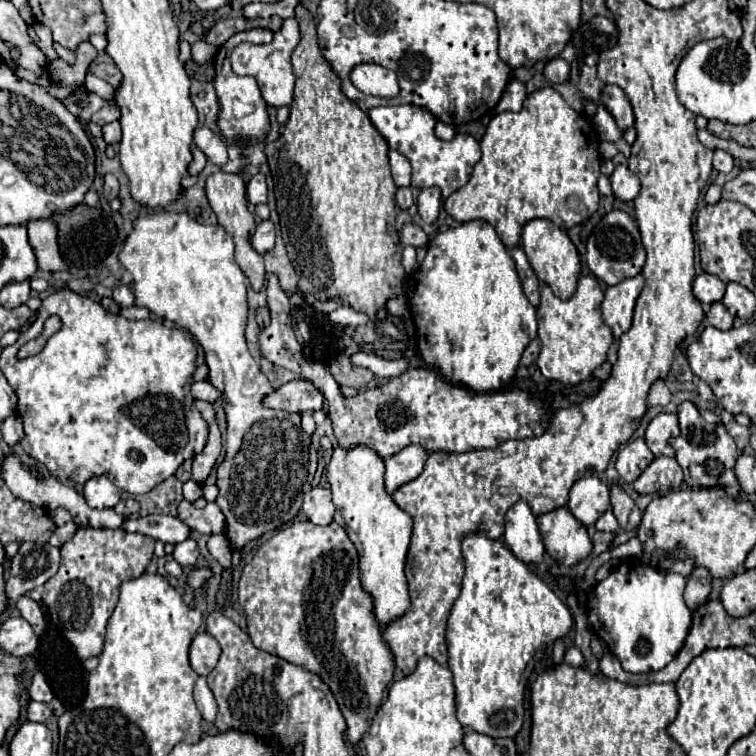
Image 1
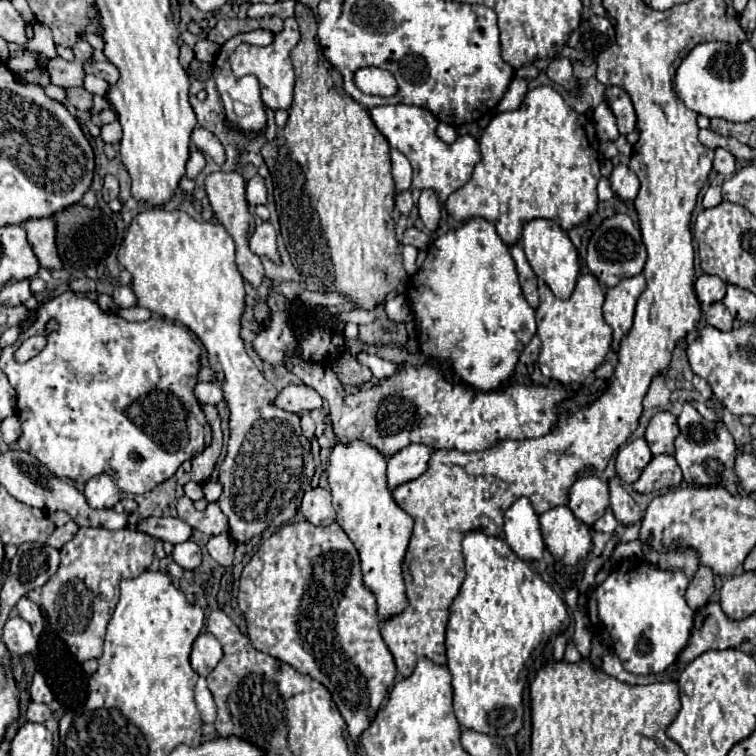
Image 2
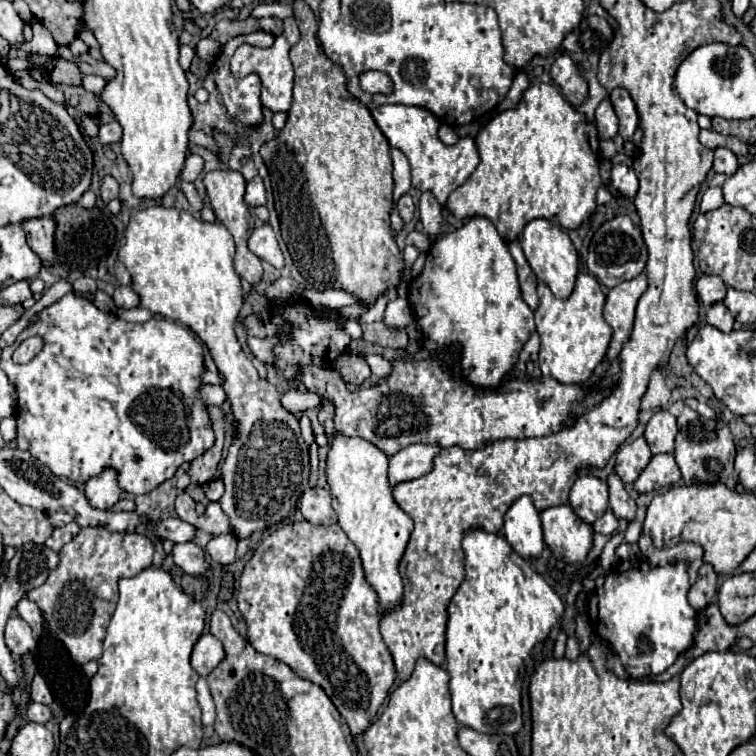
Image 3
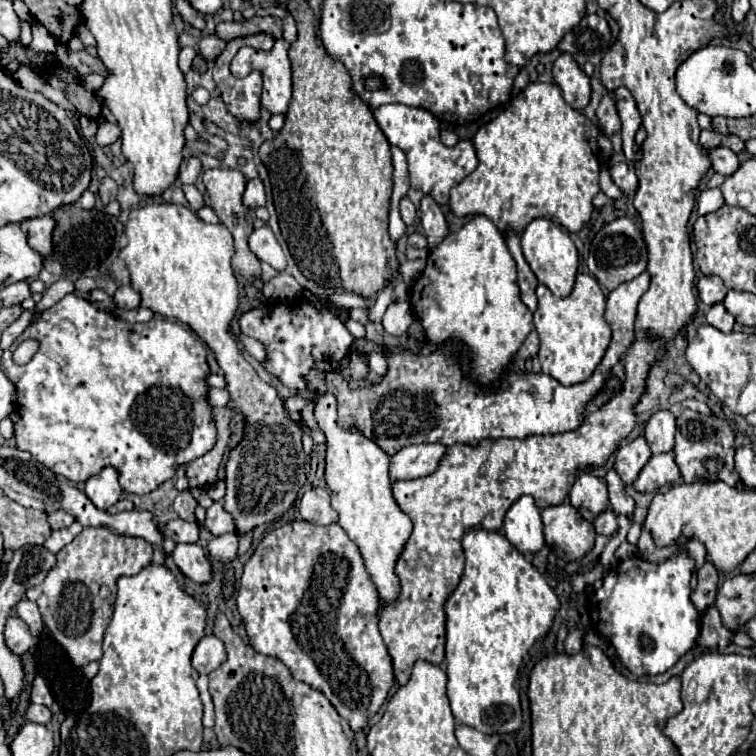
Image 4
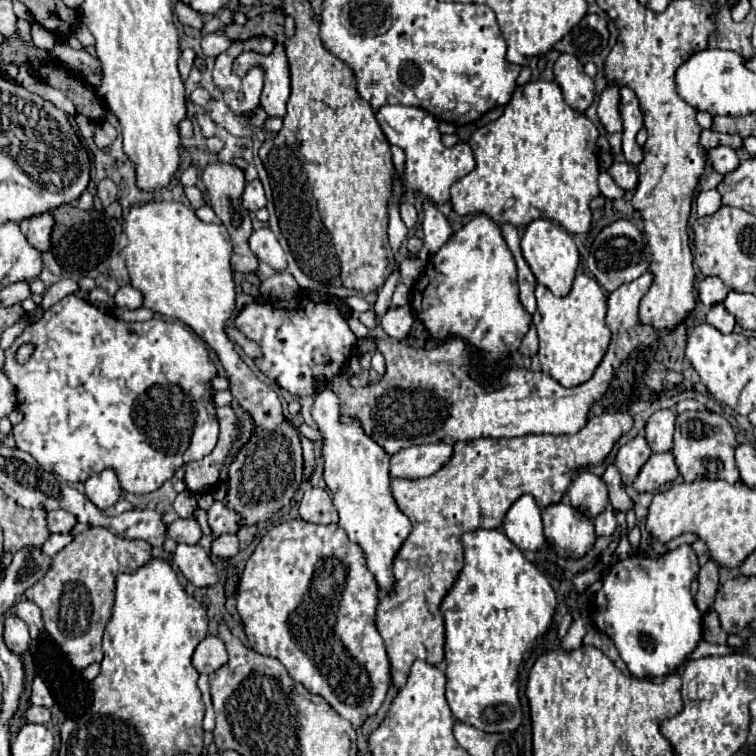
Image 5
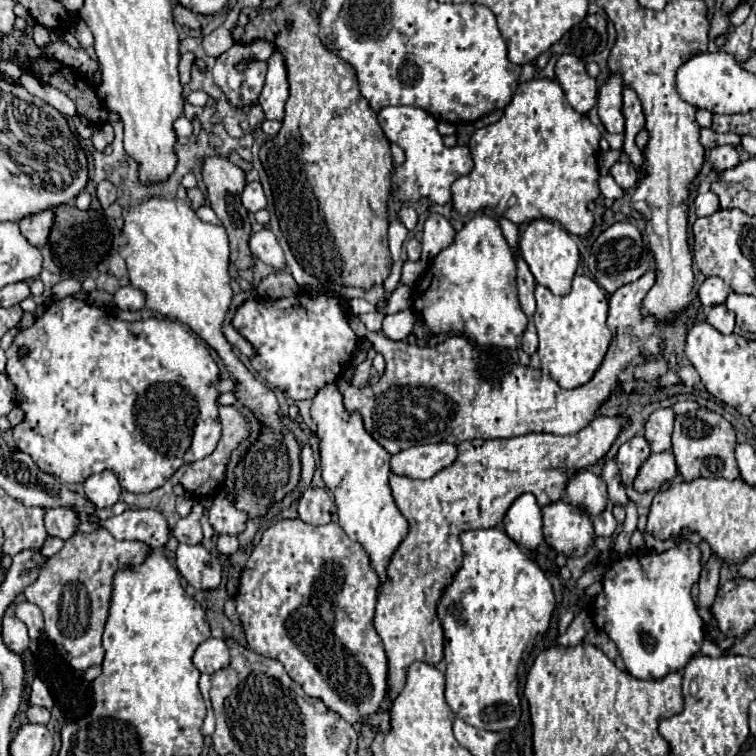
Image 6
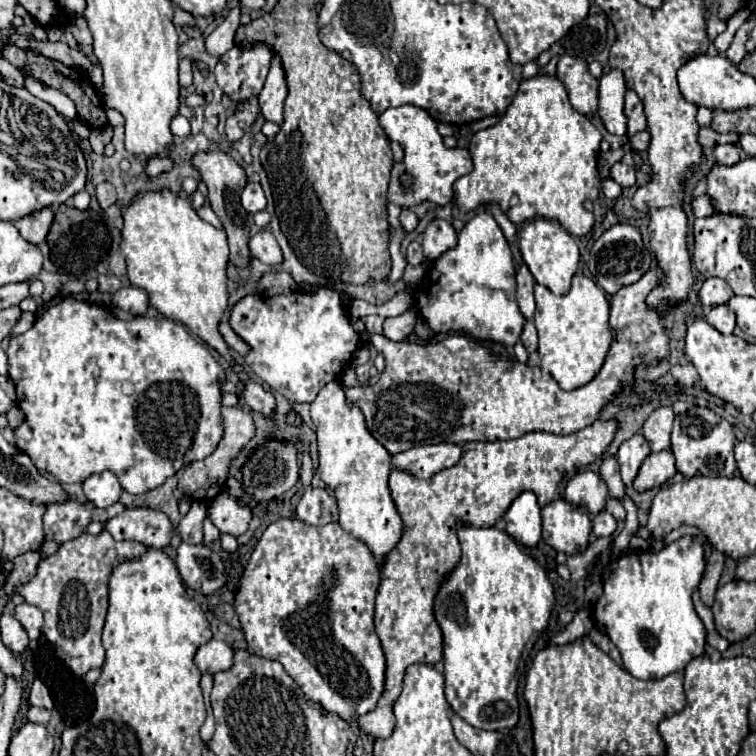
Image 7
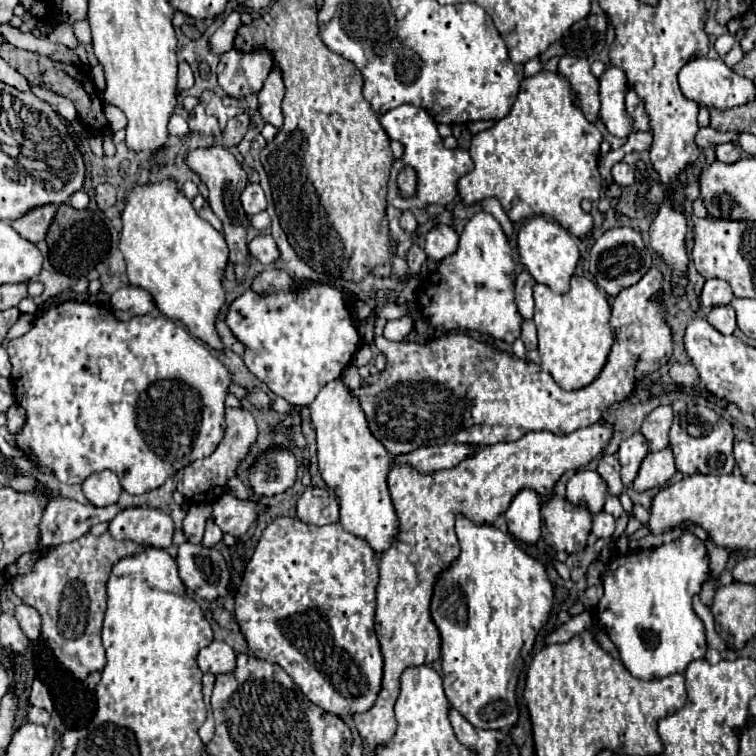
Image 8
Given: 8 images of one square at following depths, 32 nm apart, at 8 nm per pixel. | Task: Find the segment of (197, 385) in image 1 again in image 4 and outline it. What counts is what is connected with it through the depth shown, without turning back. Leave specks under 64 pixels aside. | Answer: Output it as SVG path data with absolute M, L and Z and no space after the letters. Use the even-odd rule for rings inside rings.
M212 388L210 394L208 394L208 400L210 400L212 406L226 406L226 404L230 402L230 396L228 396L226 390L216 390L216 388Z

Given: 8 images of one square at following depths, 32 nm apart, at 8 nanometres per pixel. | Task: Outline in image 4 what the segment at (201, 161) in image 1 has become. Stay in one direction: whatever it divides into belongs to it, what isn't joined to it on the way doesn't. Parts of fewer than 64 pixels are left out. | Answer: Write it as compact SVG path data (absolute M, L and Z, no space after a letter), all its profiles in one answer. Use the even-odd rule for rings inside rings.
M190 158L182 168L180 168L180 182L182 184L194 184L198 174L200 174L202 166L200 166L200 160L198 158Z

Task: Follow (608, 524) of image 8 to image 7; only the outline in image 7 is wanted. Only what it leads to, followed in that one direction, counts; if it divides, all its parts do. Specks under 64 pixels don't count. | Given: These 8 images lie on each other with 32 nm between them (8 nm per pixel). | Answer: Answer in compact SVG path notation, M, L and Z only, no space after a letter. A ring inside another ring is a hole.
M602 510L600 514L596 514L594 516L594 520L592 520L592 524L594 524L594 534L600 538L600 536L612 536L614 534L614 530L616 530L616 520L614 520L614 516L610 514L610 512L606 512L606 510Z

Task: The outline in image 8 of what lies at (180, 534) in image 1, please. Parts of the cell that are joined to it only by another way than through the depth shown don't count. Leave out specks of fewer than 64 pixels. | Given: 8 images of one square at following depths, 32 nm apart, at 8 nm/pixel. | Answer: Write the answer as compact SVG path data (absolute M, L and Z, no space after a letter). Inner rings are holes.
M190 504L188 514L182 522L182 530L188 536L188 542L200 544L204 536L206 522L212 518L212 506L210 504Z

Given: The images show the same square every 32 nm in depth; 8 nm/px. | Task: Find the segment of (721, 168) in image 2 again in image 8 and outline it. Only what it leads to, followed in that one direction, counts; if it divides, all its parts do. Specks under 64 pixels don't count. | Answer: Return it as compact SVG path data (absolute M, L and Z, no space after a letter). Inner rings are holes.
M720 144L720 146L716 148L716 158L718 158L720 162L732 164L732 162L736 162L736 160L740 158L740 148L738 148L736 144Z

